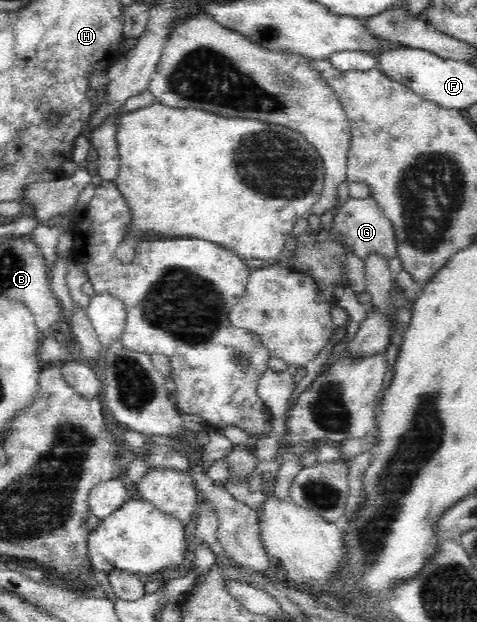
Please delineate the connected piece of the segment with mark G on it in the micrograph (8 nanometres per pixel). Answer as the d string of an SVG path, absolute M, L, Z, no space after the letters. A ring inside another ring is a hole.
M372 197L354 198L348 200L336 208L333 217L333 230L349 246L353 253L363 262L371 255L378 254L382 259L390 261L397 256L397 242L394 227L383 215L382 209Z

